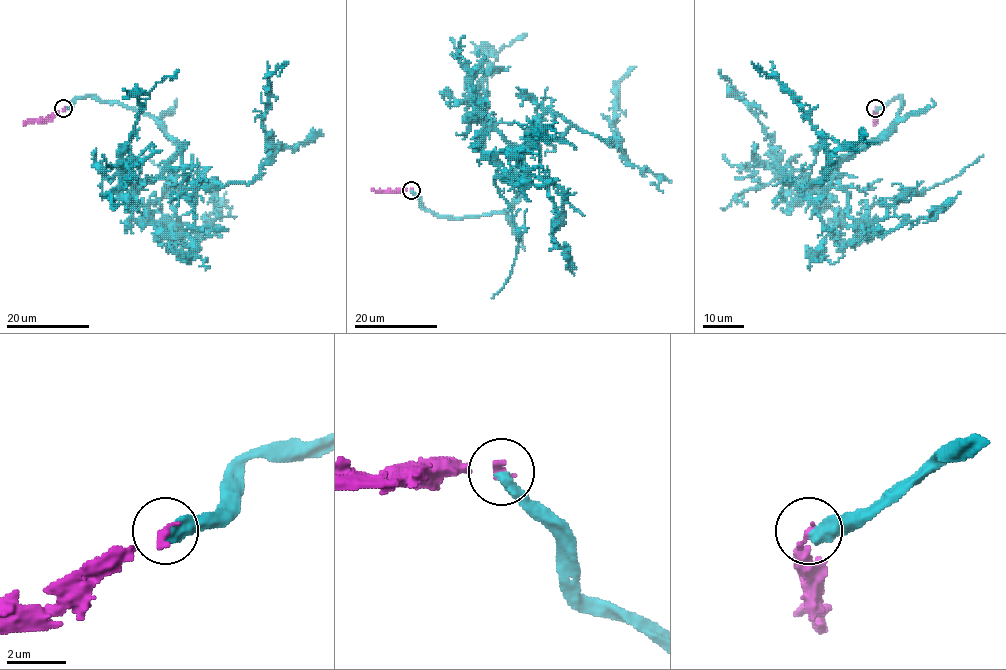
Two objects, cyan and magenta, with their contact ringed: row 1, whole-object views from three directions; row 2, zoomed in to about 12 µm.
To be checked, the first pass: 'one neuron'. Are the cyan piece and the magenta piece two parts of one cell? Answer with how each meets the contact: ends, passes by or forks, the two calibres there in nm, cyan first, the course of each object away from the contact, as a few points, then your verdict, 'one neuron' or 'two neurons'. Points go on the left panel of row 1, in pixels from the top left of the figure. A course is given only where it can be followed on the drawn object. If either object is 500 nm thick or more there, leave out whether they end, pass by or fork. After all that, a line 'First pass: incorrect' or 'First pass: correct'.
cyan ends there; magenta ends there; 400 nm thick on the cyan side, 240 nm on the other; cyan runs (63, 108), (95, 97), (149, 113), (179, 148), (169, 174), (188, 197), (258, 173), (269, 76), (287, 62); magenta runs (63, 108), (45, 119), (30, 120), (23, 126); two neurons
First pass: incorrect

